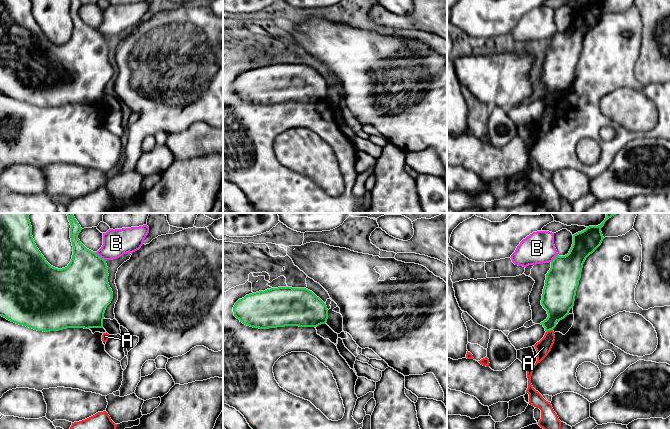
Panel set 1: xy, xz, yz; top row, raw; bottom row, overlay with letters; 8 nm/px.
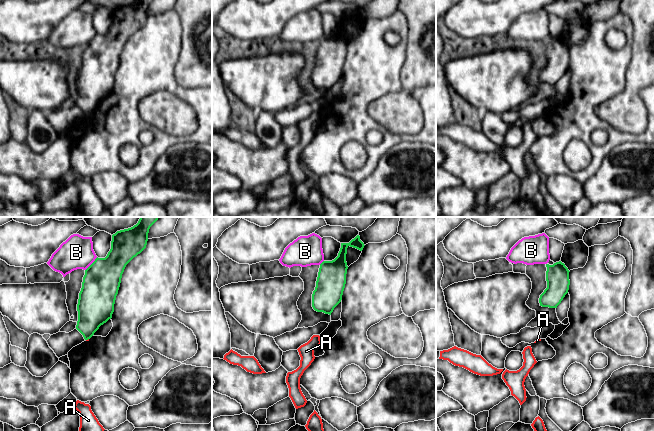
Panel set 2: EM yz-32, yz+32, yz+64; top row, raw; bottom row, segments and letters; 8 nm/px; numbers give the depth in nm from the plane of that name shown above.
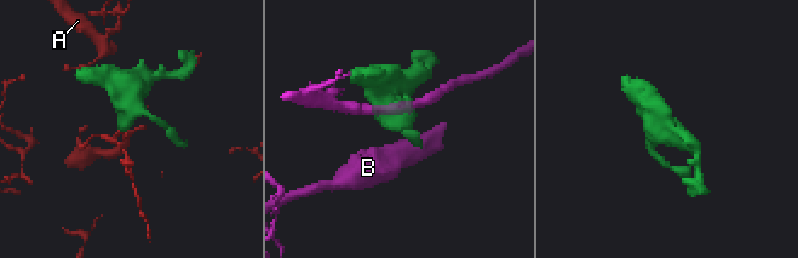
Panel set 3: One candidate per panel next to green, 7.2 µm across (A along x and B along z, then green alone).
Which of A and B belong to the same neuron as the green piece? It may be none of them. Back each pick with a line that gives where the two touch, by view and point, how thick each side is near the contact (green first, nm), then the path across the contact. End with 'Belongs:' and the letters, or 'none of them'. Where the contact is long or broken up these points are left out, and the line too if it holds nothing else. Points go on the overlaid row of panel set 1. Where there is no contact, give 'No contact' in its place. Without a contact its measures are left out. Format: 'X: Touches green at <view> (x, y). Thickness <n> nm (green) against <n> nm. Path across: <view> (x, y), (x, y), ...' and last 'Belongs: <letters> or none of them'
Belongs: none of them

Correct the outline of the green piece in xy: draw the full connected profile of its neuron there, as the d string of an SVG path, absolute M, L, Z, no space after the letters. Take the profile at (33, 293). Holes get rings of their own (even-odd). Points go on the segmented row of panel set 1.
M0 213L0 316L43 332L67 328L103 328L105 310L113 299L106 260L80 242L78 235L82 228L73 213L67 213L71 225L72 259L65 268L51 266L35 244L29 215L30 213Z

